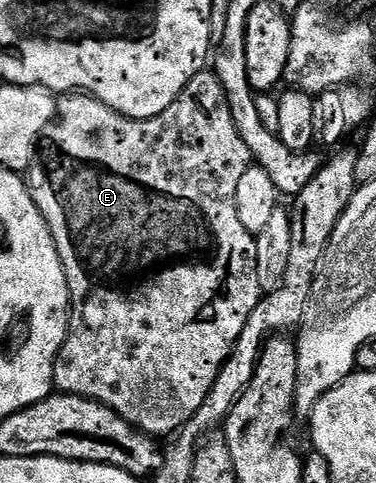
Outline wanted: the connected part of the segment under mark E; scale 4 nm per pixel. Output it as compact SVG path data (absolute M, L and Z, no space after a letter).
M213 70L197 71L188 85L184 85L180 97L176 97L176 101L172 101L164 113L151 119L129 119L127 115L113 111L85 93L66 93L58 99L54 119L42 131L38 153L25 172L24 182L36 209L40 209L52 233L66 274L66 284L70 287L70 329L54 362L54 385L61 394L79 395L103 403L124 417L124 421L151 437L173 436L181 432L188 420L198 412L200 405L204 405L248 317L258 308L258 301L264 295L257 276L255 236L240 225L240 213L236 213L236 185L240 185L240 177L244 177L251 166L250 150L236 129L224 85L220 85L220 77Z

